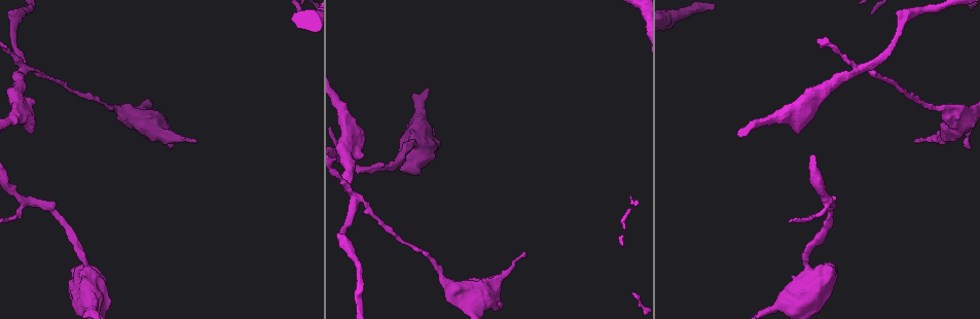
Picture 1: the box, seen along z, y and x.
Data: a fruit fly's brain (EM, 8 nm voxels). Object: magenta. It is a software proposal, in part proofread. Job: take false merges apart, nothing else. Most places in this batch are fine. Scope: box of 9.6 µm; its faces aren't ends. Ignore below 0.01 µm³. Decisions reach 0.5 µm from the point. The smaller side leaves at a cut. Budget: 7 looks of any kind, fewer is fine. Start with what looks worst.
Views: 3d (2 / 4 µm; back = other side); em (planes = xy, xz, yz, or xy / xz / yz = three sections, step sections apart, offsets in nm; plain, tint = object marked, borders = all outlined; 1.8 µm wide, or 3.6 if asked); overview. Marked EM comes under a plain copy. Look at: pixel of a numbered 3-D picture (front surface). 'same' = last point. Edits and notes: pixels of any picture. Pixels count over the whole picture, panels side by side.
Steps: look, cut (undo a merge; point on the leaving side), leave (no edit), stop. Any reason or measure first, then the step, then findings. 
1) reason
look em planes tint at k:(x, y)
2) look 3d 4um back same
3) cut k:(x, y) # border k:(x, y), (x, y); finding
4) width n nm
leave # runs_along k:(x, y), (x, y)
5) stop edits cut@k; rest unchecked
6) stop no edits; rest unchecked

four-way junction
look 3d 4um at 1:(27, 71)

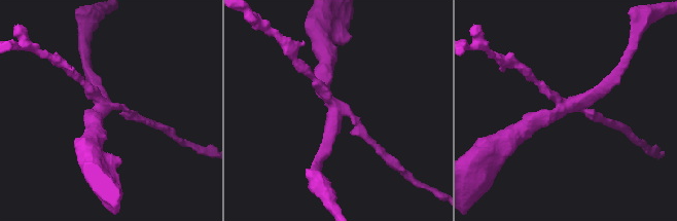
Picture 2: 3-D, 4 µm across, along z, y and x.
look em planes tint at 2:(567, 106)

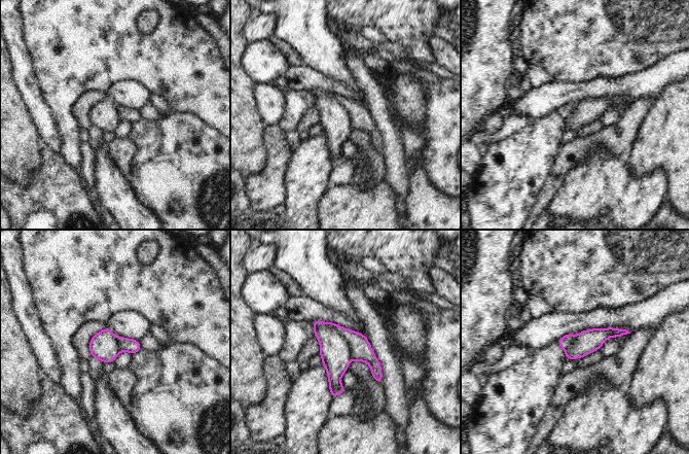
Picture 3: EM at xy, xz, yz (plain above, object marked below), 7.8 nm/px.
cut 3:(360, 349) # border 3:(328, 322), (345, 341), (351, 359); a second neuron is stuck on

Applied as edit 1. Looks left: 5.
look overview

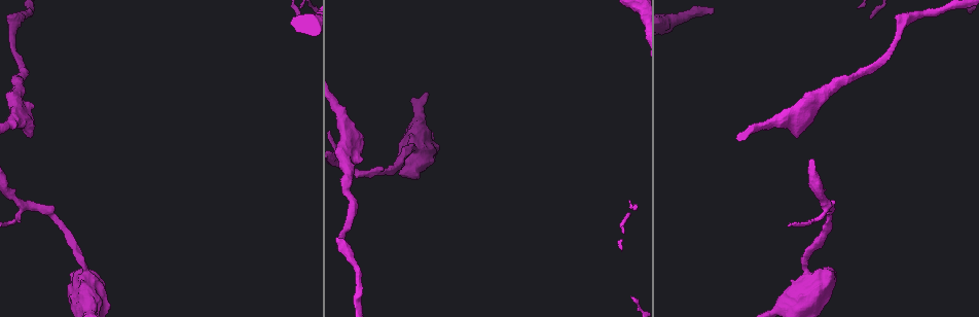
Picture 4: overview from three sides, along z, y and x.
arms part here
look em planes tint at 4:(20, 206)

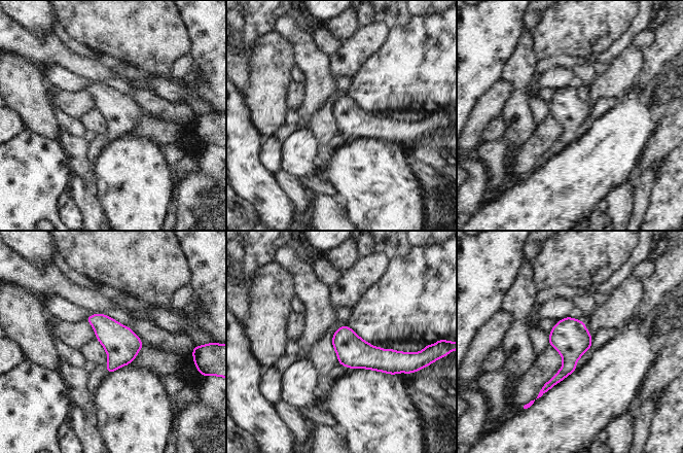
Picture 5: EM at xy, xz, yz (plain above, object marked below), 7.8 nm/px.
width 240 nm
leave # all the same neuron

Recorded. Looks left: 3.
stop edits cut@3; rest unchecked

